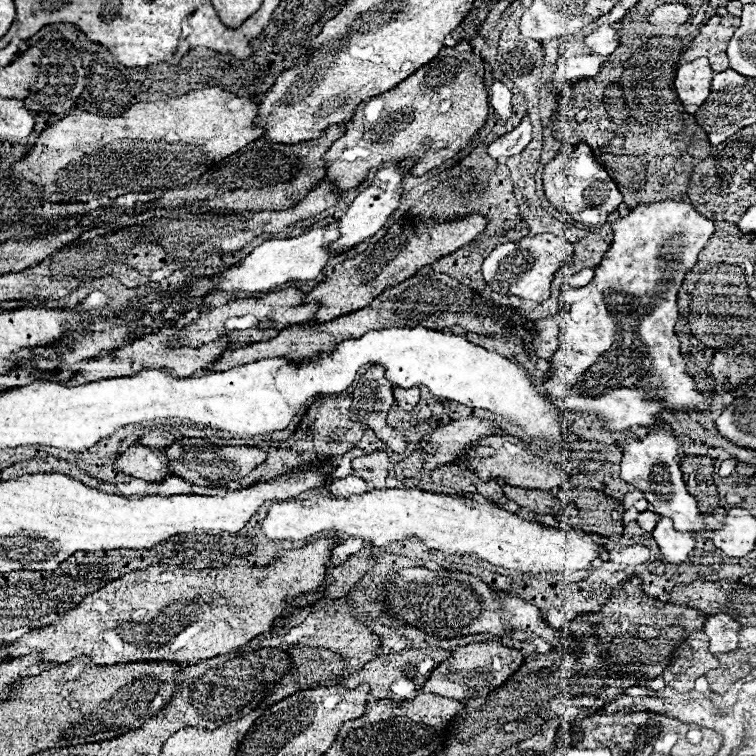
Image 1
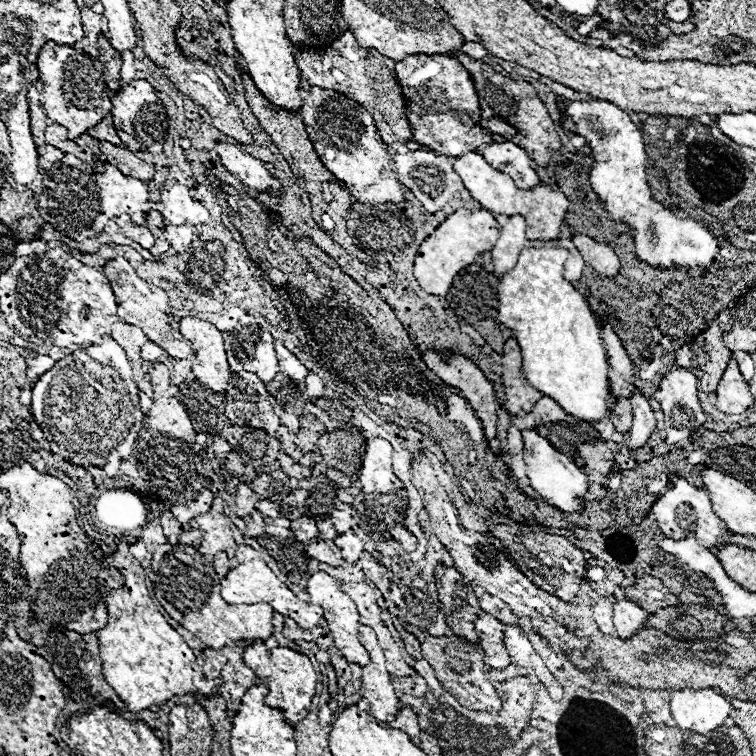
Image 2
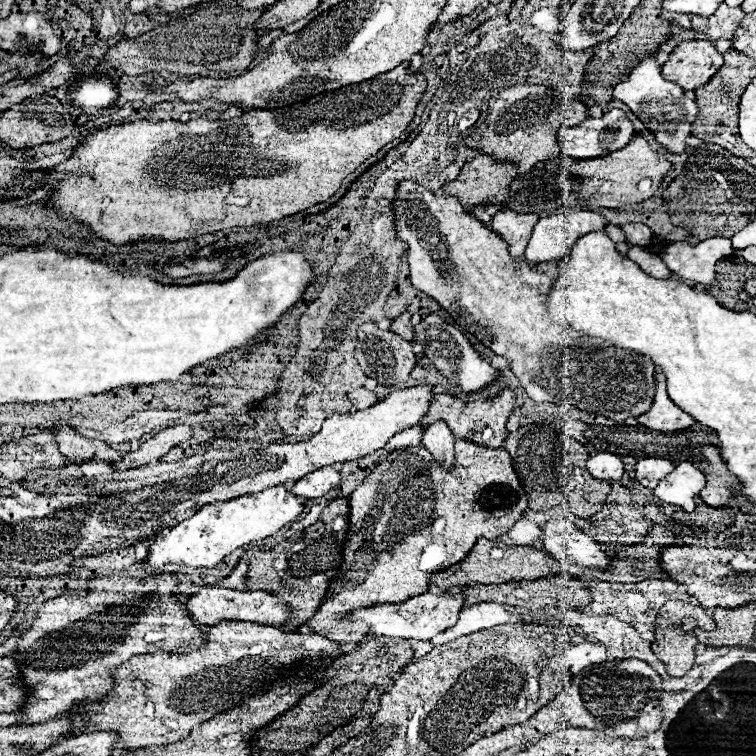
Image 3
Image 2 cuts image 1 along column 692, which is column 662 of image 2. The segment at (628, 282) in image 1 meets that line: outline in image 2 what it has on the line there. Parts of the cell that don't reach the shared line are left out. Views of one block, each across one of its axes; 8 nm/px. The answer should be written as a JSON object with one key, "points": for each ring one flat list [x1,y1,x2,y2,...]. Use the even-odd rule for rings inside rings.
{"points":[[566,100,566,112,568,116,574,120,576,124,576,132,580,136,586,138,588,146,592,148,594,156,596,156,596,164,590,172,590,184,594,188,594,192,600,196,600,200,604,202,608,214,614,220,624,220,626,224,632,226,632,236,636,240,636,256,644,262,648,262,650,266,662,266,662,268,672,268,674,264,678,266,702,266,706,268,708,264,712,264,716,252,718,252,718,240,716,236,708,230,706,224,696,222,692,218,678,218,674,216,670,210,666,210,662,204,652,200,652,192,648,188,646,182,646,150,644,150,644,142,642,142,642,132,640,128,630,120,630,116,620,110,616,104,606,102,606,100],[682,368,670,370,660,382,654,398,662,404,666,424,666,444,688,440,704,426,706,414,698,404,698,378]]}

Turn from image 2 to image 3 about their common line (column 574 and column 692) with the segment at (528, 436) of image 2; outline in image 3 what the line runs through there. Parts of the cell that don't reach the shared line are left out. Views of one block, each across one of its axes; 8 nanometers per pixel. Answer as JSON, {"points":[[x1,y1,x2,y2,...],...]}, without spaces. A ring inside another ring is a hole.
{"points":[[680,462,654,490,662,502,680,506,684,512,694,512,696,496,704,488,704,474,690,462]]}

